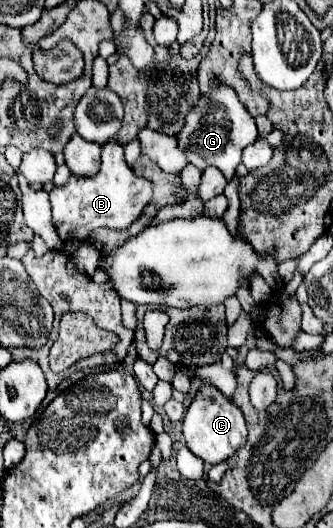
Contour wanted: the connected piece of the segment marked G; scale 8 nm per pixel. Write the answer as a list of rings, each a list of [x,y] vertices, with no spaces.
[[[213,80],[211,92],[201,94],[195,108],[187,114],[183,130],[177,134],[177,144],[191,156],[191,162],[203,170],[205,166],[221,166],[221,172],[227,180],[235,176],[235,168],[241,162],[241,150],[257,140],[257,126],[253,116],[241,106],[235,90]]]

